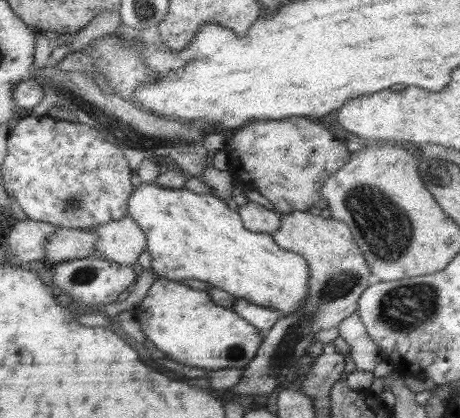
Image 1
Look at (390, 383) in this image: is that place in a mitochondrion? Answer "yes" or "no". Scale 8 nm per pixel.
no

